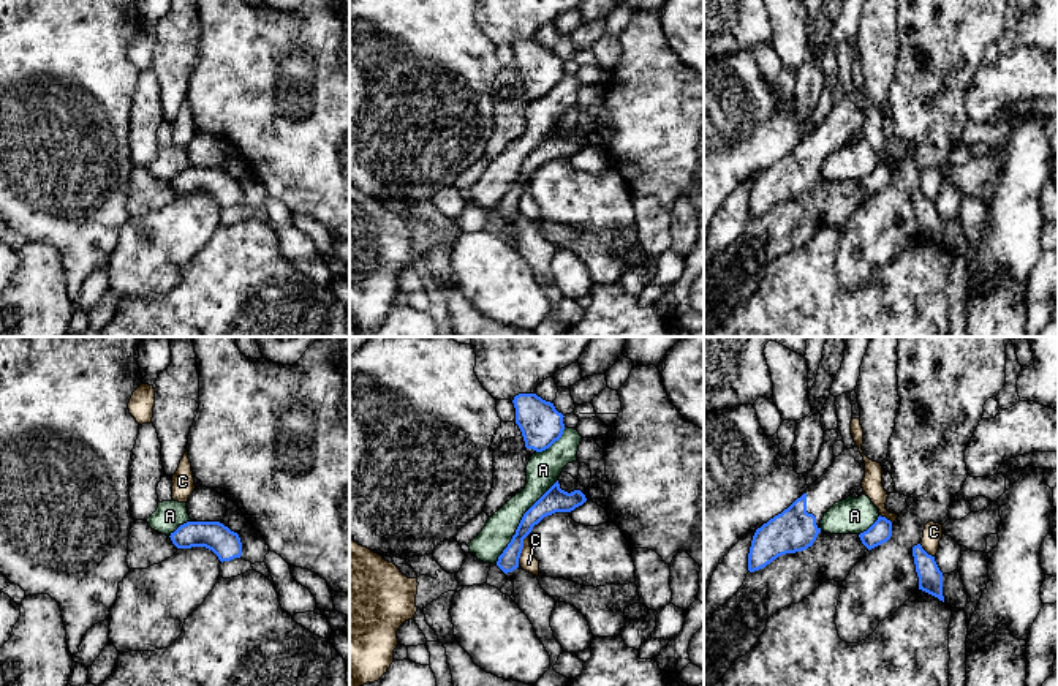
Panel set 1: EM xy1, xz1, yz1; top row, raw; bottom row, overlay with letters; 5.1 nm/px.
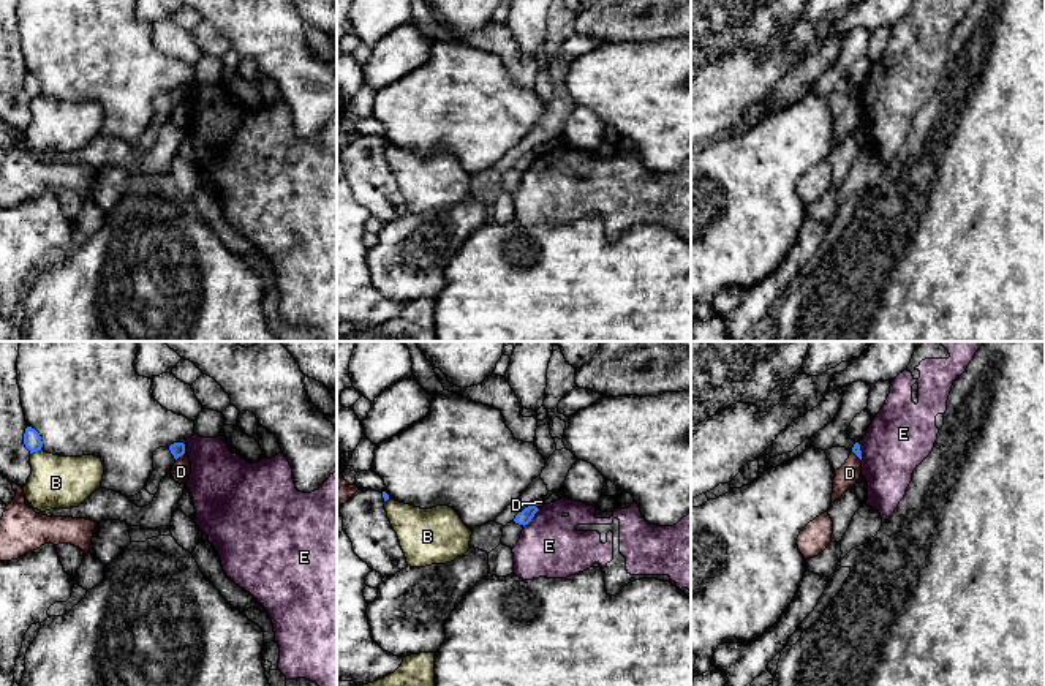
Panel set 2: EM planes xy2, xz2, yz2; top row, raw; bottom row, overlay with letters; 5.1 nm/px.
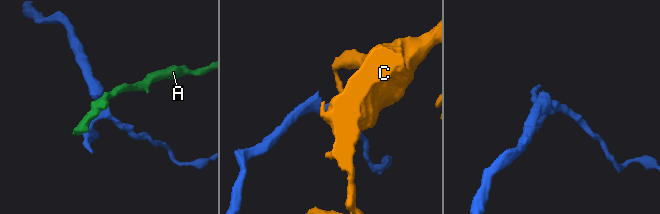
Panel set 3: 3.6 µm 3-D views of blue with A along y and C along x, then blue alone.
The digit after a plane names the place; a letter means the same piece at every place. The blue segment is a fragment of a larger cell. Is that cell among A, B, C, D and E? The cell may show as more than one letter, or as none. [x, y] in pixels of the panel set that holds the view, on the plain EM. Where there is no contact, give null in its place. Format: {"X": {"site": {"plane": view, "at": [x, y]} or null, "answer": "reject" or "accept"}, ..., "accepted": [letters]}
{"A": {"site": {"plane": "xz1", "at": [521, 166]}, "answer": "reject"}, "B": {"site": {"plane": "xy2", "at": [35, 97]}, "answer": "reject"}, "C": {"site": {"plane": "xz1", "at": [522, 193]}, "answer": "reject"}, "D": {"site": {"plane": "xy2", "at": [181, 101]}, "answer": "reject"}, "E": {"site": {"plane": "xz2", "at": [531, 163]}, "answer": "reject"}, "accepted": []}

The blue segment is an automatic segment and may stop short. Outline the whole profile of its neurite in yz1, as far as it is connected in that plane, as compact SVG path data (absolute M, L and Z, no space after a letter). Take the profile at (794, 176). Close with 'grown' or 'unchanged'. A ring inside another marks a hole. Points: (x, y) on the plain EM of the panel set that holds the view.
M859 93L845 95L800 144L756 175L748 217L759 217L781 201L811 193L821 179L824 160L846 145L854 133L862 131L863 123L865 107Z; grown

